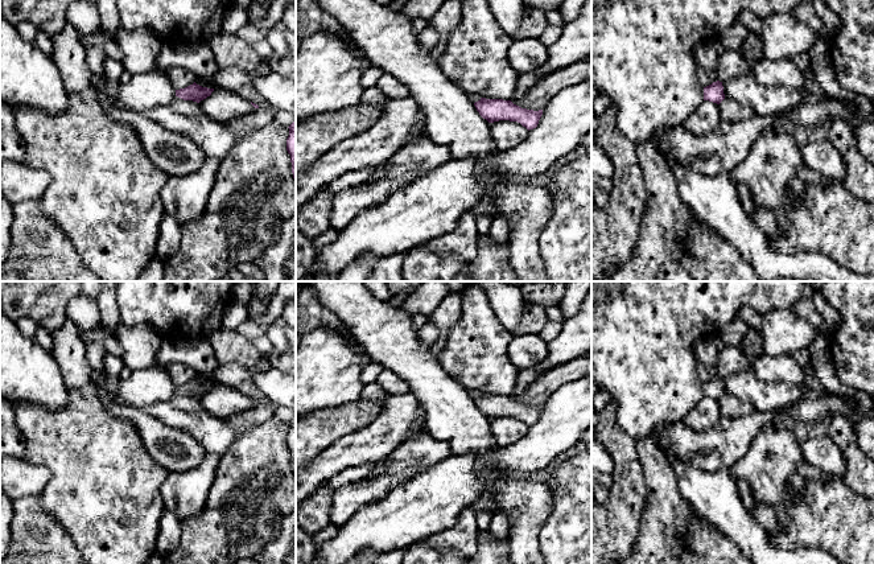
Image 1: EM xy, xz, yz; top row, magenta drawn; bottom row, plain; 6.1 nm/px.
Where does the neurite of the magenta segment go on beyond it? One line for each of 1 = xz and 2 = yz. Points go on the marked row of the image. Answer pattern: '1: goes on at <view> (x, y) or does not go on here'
1: does not go on here
2: does not go on here

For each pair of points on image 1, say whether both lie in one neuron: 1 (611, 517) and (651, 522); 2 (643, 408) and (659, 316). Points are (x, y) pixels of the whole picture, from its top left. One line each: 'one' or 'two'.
1: two
2: one

